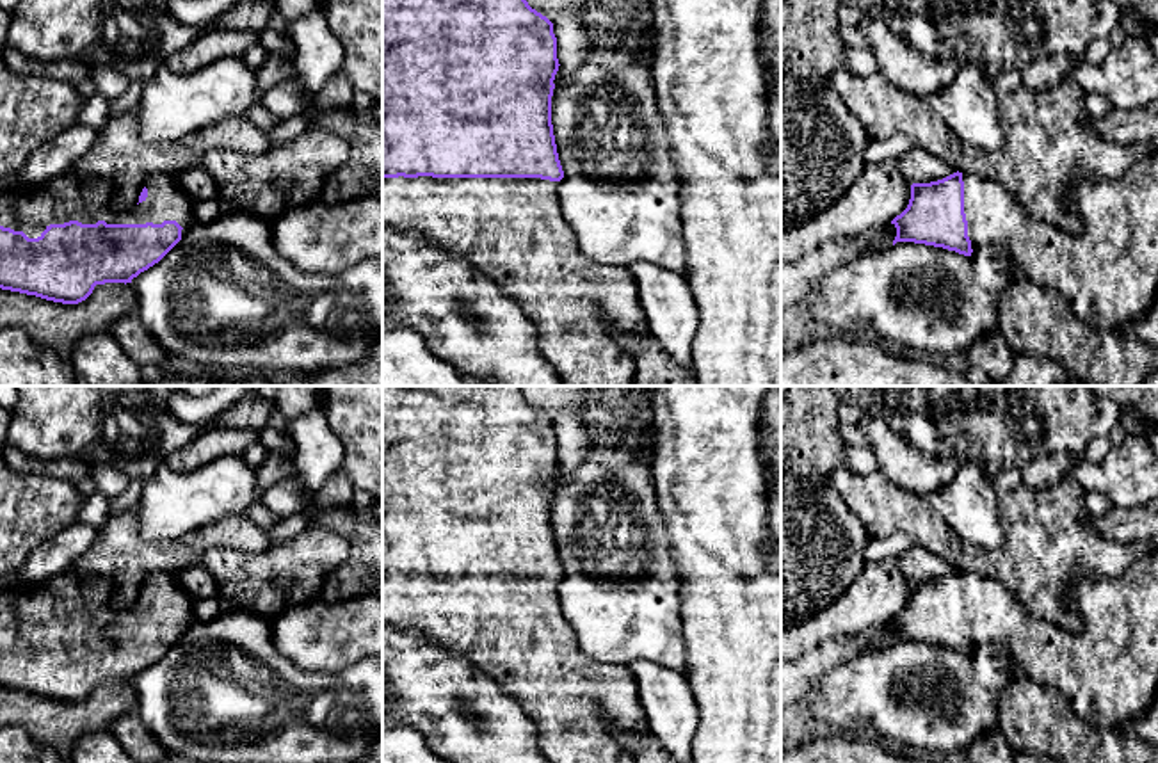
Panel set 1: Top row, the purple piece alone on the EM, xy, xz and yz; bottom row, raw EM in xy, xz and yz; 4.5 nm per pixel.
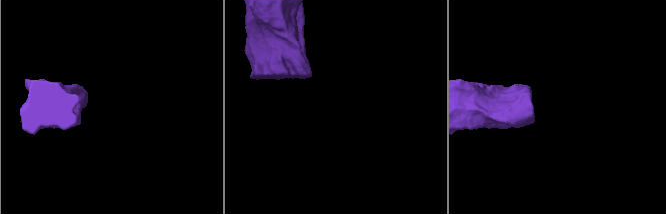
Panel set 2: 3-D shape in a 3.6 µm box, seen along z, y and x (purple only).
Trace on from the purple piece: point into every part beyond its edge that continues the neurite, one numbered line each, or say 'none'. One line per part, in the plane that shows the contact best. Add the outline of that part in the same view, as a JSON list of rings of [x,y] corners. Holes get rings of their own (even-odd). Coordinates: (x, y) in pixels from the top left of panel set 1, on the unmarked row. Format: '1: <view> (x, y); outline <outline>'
1: xy (70, 594); outline [[[71,567],[62,573],[50,576],[36,585],[21,587],[16,583],[14,576],[0,576],[0,624],[11,626],[14,630],[23,630],[28,637],[37,637],[50,622],[64,622],[69,619],[78,619],[82,622],[96,622],[98,619],[105,619],[107,622],[162,622],[164,619],[176,619],[181,628],[181,637],[185,630],[194,621],[192,601],[194,598],[178,583],[176,576],[165,571],[151,571],[148,580],[148,596],[139,601],[130,610],[119,610],[110,603],[112,580],[107,576],[76,573]]]

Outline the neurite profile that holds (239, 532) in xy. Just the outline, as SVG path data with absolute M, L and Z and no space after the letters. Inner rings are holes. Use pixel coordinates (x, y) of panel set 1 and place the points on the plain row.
M229 516L183 535L180 541L153 546L148 567L176 576L187 566L201 564L206 551L221 546L265 553L274 542L269 532L258 528L247 516Z

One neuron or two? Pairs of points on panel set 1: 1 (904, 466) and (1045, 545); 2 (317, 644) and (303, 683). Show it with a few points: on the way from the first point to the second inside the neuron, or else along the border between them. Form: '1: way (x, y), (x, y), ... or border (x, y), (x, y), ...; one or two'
1: border (884, 479), (924, 497); two
2: border (274, 646), (289, 660), (313, 673); two

